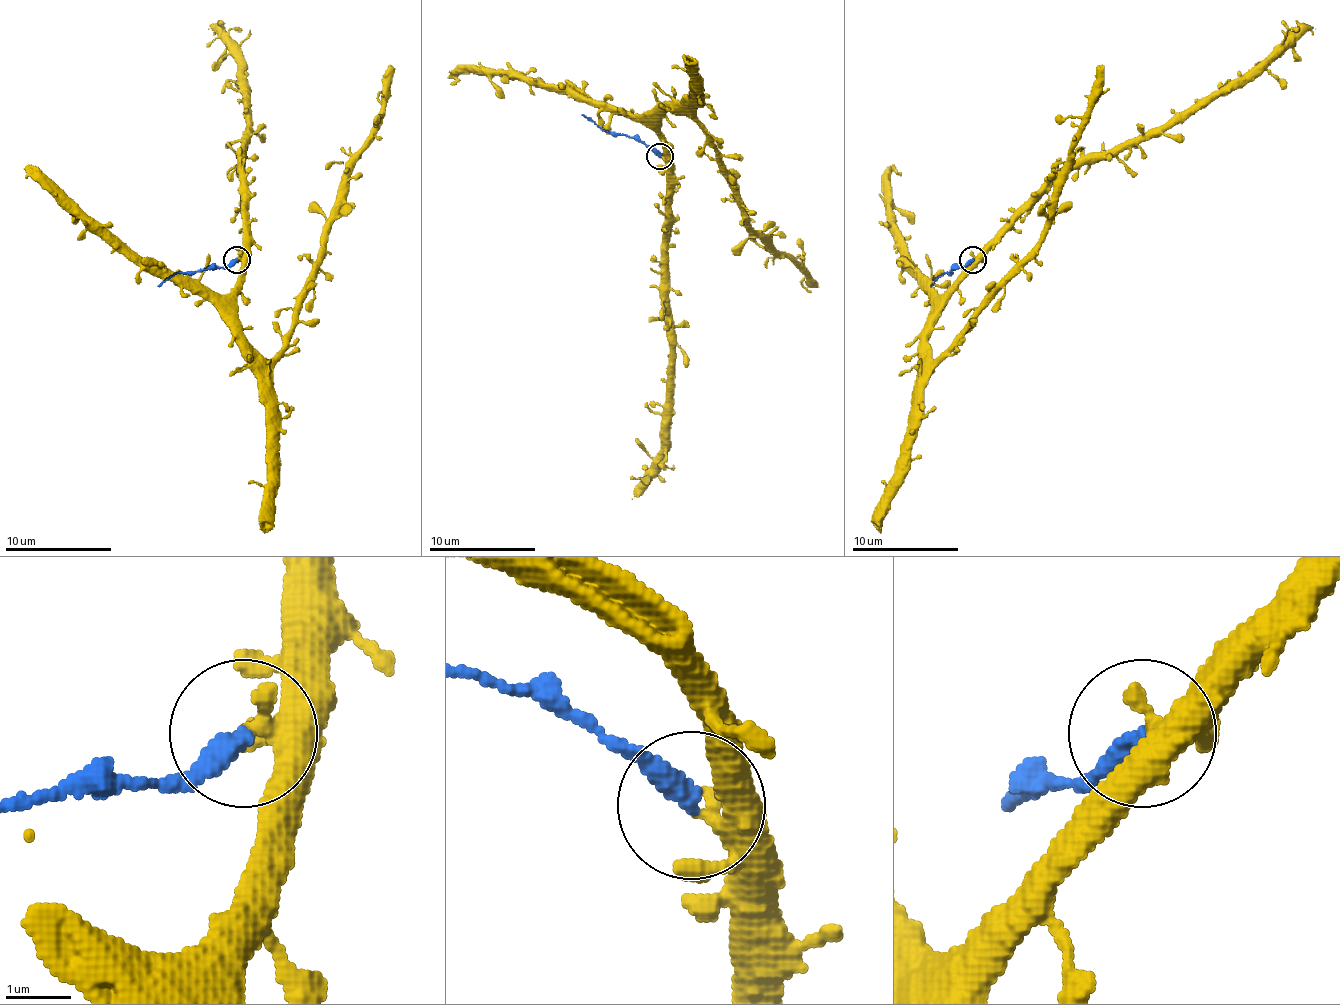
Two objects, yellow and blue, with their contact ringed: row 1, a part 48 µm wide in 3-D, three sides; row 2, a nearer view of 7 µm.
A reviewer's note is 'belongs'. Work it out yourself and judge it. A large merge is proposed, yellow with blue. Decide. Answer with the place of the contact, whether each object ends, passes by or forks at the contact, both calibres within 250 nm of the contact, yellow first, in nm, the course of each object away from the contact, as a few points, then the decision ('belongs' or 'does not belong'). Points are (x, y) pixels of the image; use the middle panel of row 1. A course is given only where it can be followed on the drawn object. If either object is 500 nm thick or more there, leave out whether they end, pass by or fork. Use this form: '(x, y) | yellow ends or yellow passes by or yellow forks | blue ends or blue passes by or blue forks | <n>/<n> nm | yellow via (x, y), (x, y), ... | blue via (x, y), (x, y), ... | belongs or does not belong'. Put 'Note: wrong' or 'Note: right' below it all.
(660, 156) | yellow passes by | blue ends | 280/340 nm | yellow via (659, 158), (664, 153), (659, 121), (670, 110), (691, 115), (707, 134), (720, 171), (747, 222), (814, 286) | blue via (659, 155), (632, 137), (598, 126), (582, 115) | does not belong
Note: wrong

